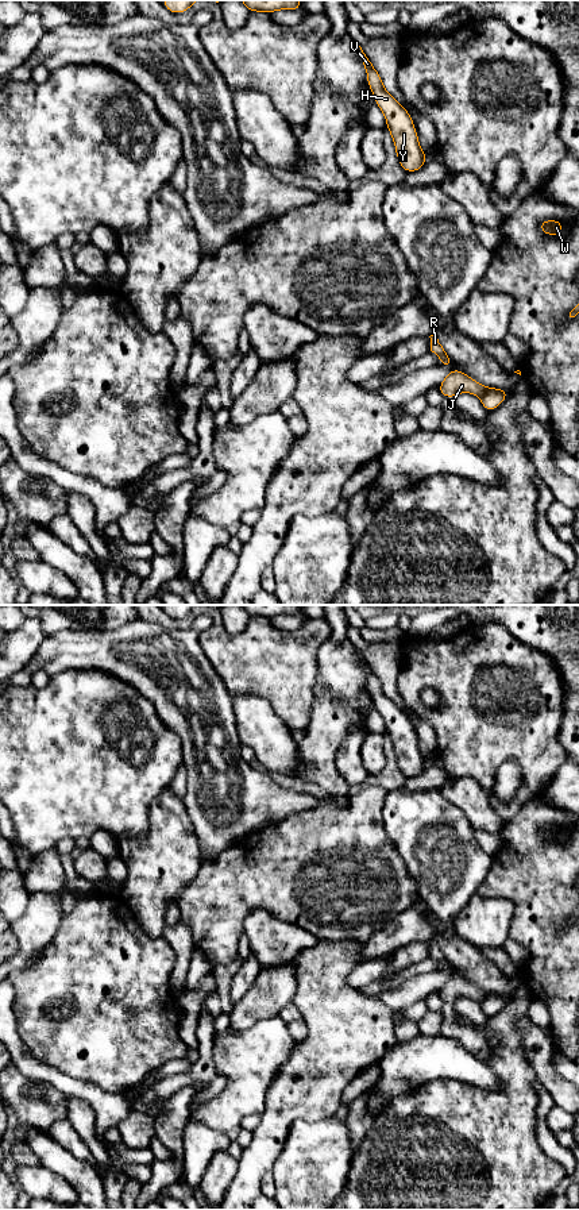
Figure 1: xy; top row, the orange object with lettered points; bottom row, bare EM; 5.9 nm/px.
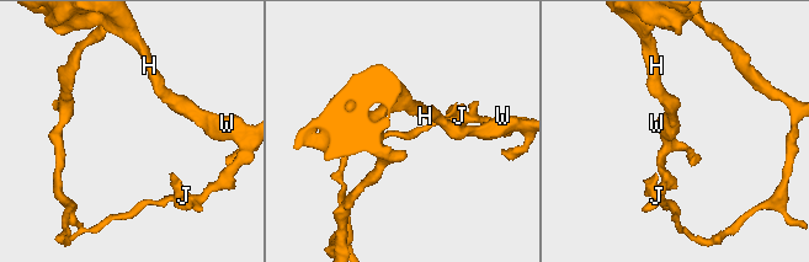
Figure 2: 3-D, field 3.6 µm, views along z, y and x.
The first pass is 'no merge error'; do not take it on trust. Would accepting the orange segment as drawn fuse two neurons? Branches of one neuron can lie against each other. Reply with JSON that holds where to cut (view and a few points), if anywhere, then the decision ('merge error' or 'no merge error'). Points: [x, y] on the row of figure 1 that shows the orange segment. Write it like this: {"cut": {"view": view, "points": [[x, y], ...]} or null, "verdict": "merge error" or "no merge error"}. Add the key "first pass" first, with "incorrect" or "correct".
{"first pass": "incorrect", "cut": {"view": "xy", "points": [[490, 389], [481, 399]]}, "verdict": "merge error"}

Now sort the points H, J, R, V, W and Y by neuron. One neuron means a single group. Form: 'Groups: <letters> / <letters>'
Groups: H V W Y / J R

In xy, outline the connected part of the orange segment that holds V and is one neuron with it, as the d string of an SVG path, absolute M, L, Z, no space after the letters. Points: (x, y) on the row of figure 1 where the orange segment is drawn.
M355 43L356 50L363 55L363 65L367 74L367 84L373 92L374 100L385 115L387 130L393 136L395 153L399 165L406 173L420 170L426 154L418 144L418 135L412 116L383 86L379 73L368 61L362 47Z

